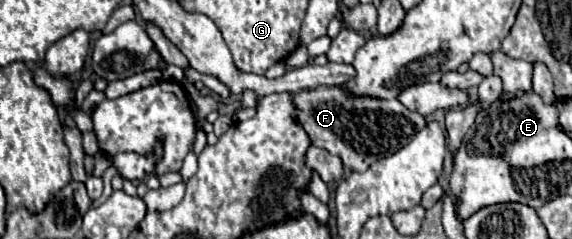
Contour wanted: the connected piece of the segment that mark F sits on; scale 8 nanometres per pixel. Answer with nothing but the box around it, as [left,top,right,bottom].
[295,87,425,171]

